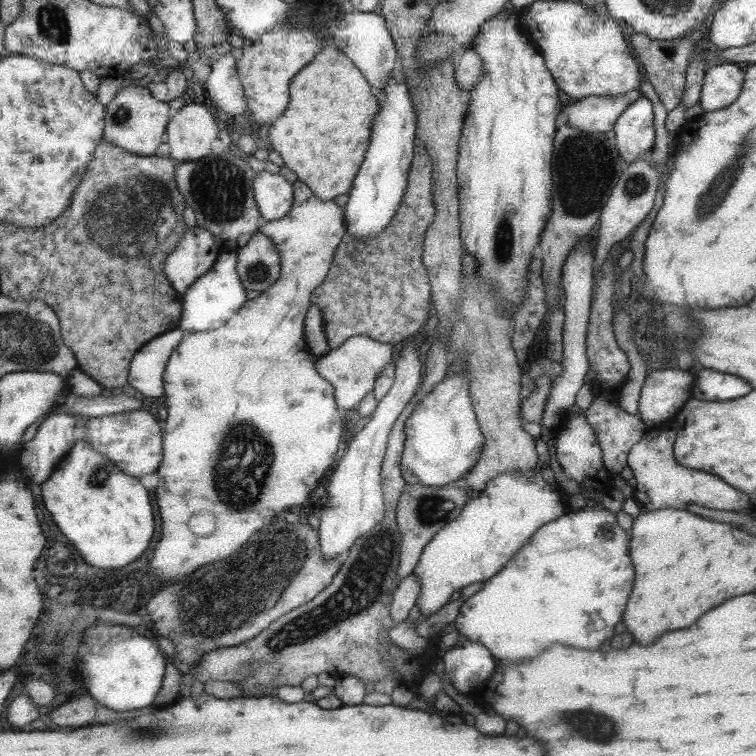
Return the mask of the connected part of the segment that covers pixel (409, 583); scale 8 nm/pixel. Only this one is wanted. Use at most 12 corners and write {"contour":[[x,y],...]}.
{"contour":[[410,574],[393,589],[393,627],[407,619],[420,585]]}

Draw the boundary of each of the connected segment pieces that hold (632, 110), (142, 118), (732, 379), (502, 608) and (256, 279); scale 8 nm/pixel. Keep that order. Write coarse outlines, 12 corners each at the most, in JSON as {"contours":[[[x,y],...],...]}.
{"contours":[[[643,94],[616,121],[628,164],[653,148],[653,110]],[[120,87],[104,105],[103,139],[155,155],[167,102],[145,87]],[[700,369],[693,398],[730,401],[752,387],[741,377]],[[601,503],[539,527],[452,624],[499,666],[597,650],[633,586]],[[253,233],[236,252],[245,289],[263,292],[280,276],[280,254]]]}

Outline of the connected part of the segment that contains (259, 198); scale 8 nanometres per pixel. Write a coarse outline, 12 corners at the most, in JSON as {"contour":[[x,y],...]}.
{"contour":[[257,172],[251,190],[263,221],[292,210],[293,188]]}

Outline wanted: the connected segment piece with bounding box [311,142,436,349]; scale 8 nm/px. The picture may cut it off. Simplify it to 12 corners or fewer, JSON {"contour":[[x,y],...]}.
{"contour":[[417,142],[383,231],[345,234],[312,292],[330,348],[427,320],[432,159]]}

